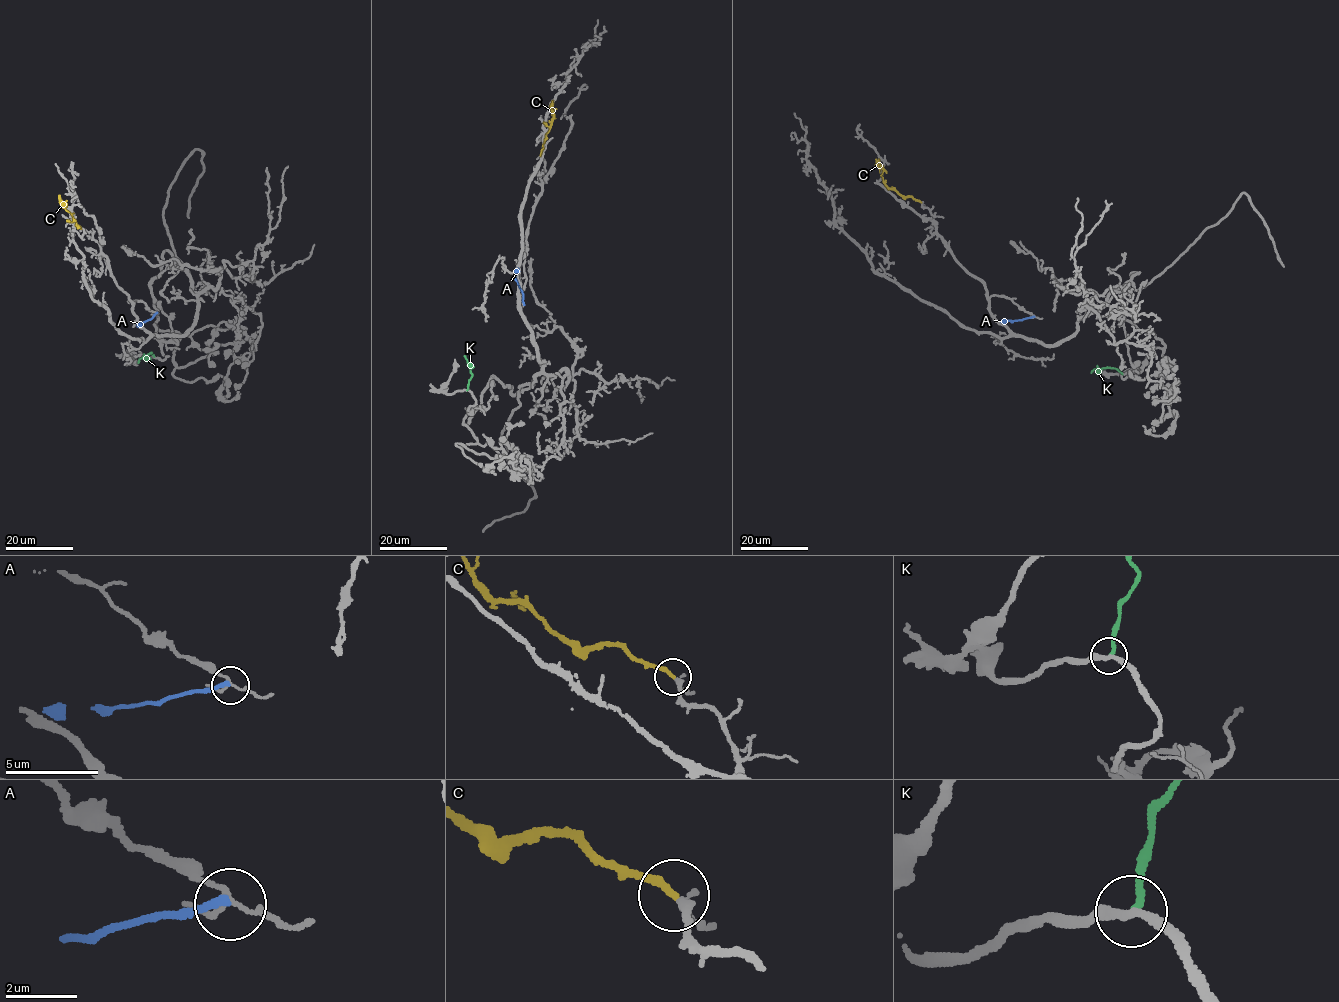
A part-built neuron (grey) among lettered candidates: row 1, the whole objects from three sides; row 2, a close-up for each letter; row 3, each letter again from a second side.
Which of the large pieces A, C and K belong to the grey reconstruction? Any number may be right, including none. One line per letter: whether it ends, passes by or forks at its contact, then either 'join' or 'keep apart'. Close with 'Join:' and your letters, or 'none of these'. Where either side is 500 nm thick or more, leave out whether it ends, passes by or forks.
A: it ends there; keep apart
C: it ends there; join
K: it ends there; keep apart
Join: C

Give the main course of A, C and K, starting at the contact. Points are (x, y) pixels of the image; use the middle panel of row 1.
A: (523, 305), (515, 275), (518, 268)
C: (540, 155), (554, 115), (553, 100)
K: (466, 389), (471, 373), (465, 355)

